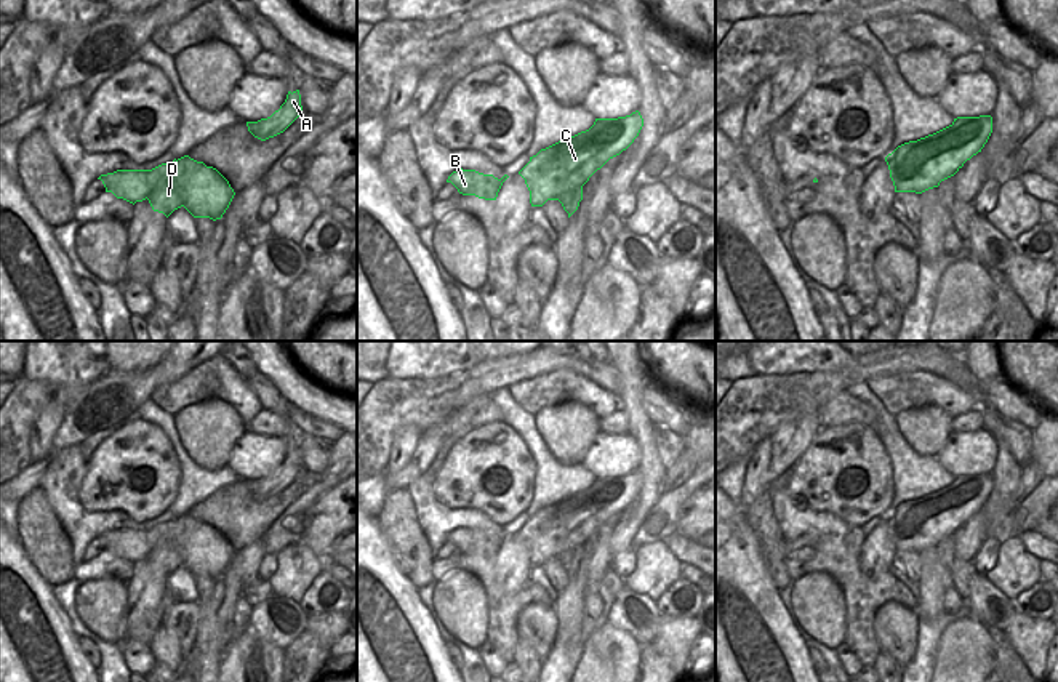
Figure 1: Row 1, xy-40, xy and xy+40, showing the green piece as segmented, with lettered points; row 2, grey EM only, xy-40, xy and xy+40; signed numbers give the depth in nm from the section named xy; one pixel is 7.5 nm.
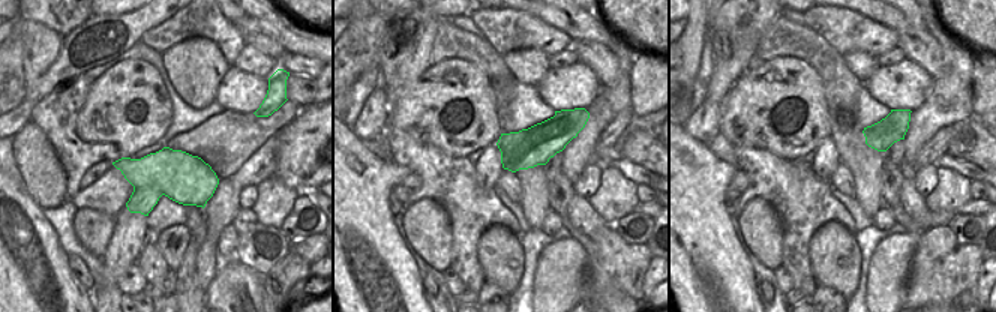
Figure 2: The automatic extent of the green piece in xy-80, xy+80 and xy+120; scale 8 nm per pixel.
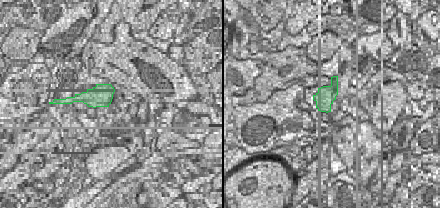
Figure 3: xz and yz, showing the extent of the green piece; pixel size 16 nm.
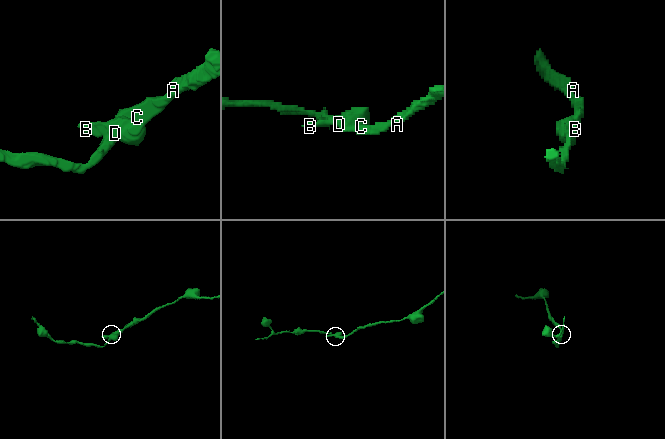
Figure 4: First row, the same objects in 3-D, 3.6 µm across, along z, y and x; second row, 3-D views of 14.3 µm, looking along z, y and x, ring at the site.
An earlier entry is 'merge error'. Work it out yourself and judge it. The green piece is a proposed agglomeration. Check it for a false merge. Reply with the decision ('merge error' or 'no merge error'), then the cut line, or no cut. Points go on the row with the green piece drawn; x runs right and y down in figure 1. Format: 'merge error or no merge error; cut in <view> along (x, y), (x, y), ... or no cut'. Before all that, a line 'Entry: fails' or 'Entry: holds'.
Entry: holds
merge error; cut in xy-40 along (146, 197), (159, 186), (180, 186), (184, 202)

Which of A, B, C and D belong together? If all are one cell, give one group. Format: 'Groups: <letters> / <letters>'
Groups: A C D / B.

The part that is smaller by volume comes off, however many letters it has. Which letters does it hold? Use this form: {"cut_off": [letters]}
{"cut_off": ["B"]}

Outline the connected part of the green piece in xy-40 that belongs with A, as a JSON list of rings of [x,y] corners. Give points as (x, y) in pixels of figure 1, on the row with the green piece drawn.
[[[299,90],[288,91],[285,102],[271,117],[261,118],[258,122],[246,122],[248,131],[266,141],[283,133],[301,114],[301,94]]]

